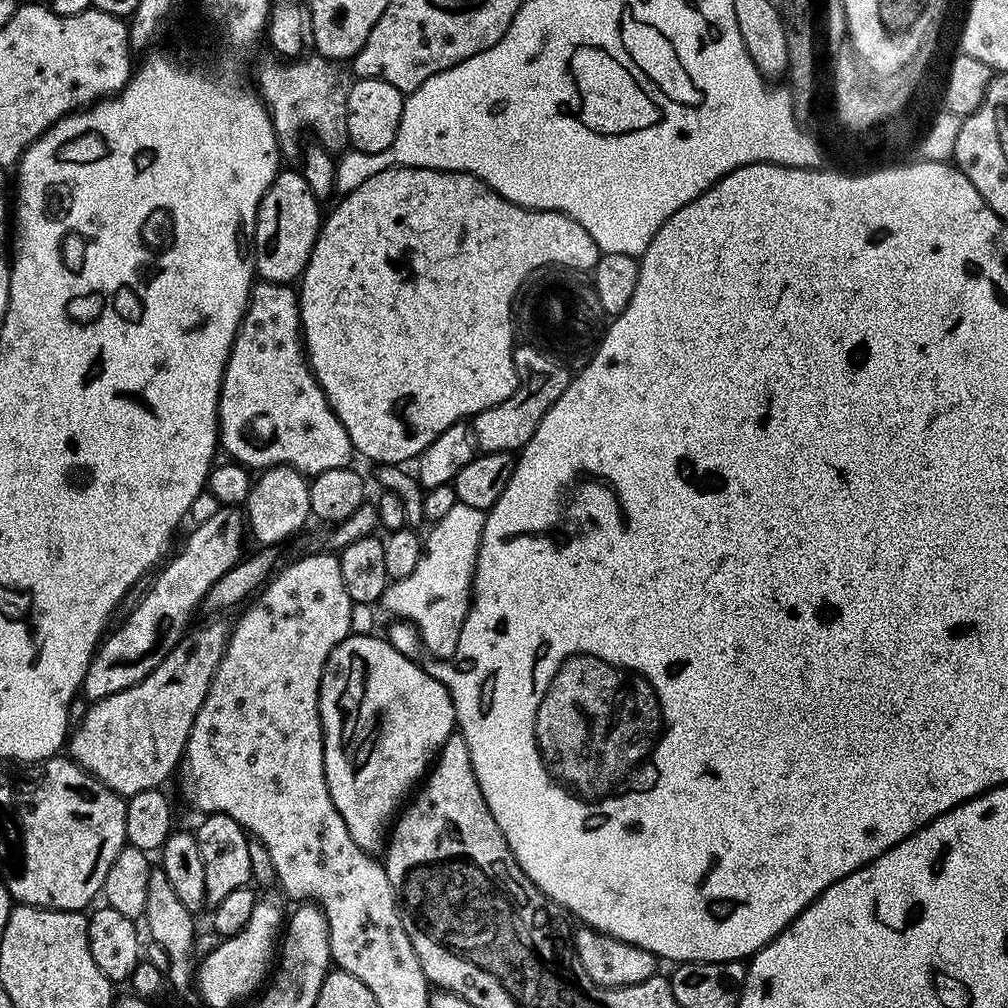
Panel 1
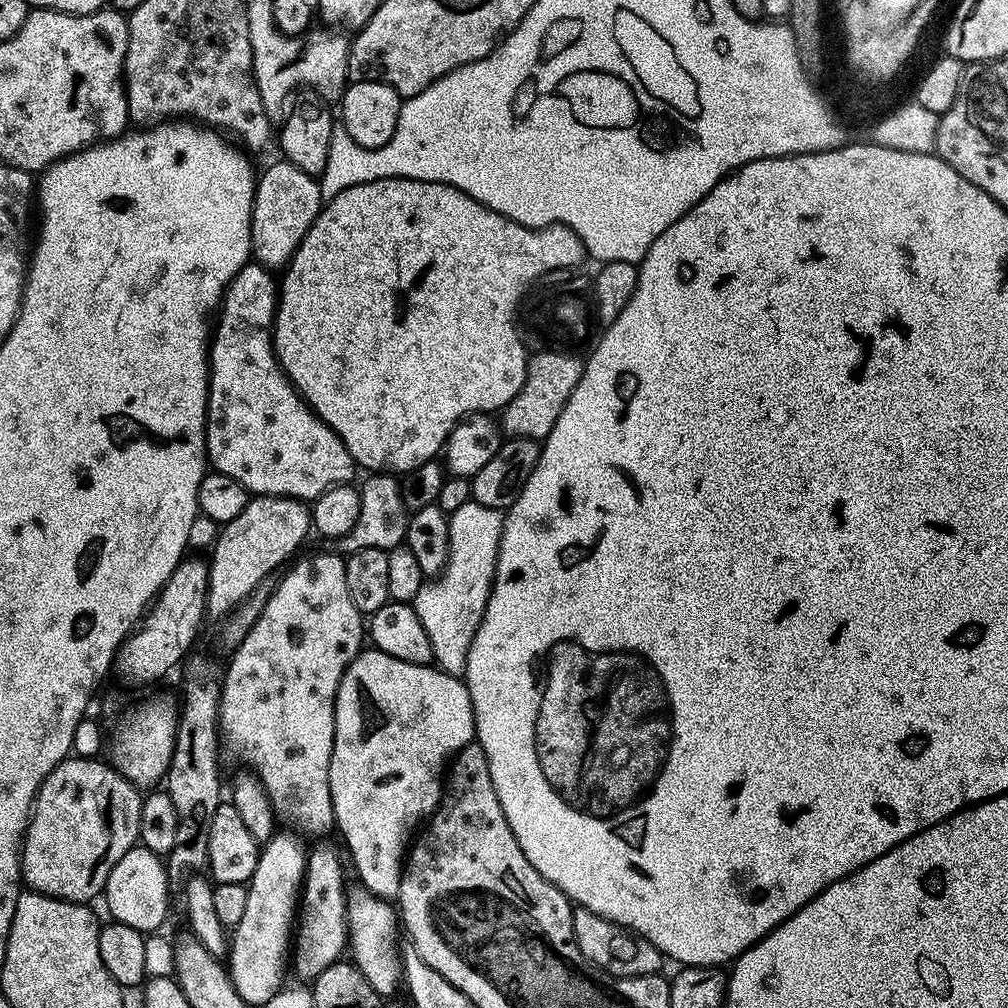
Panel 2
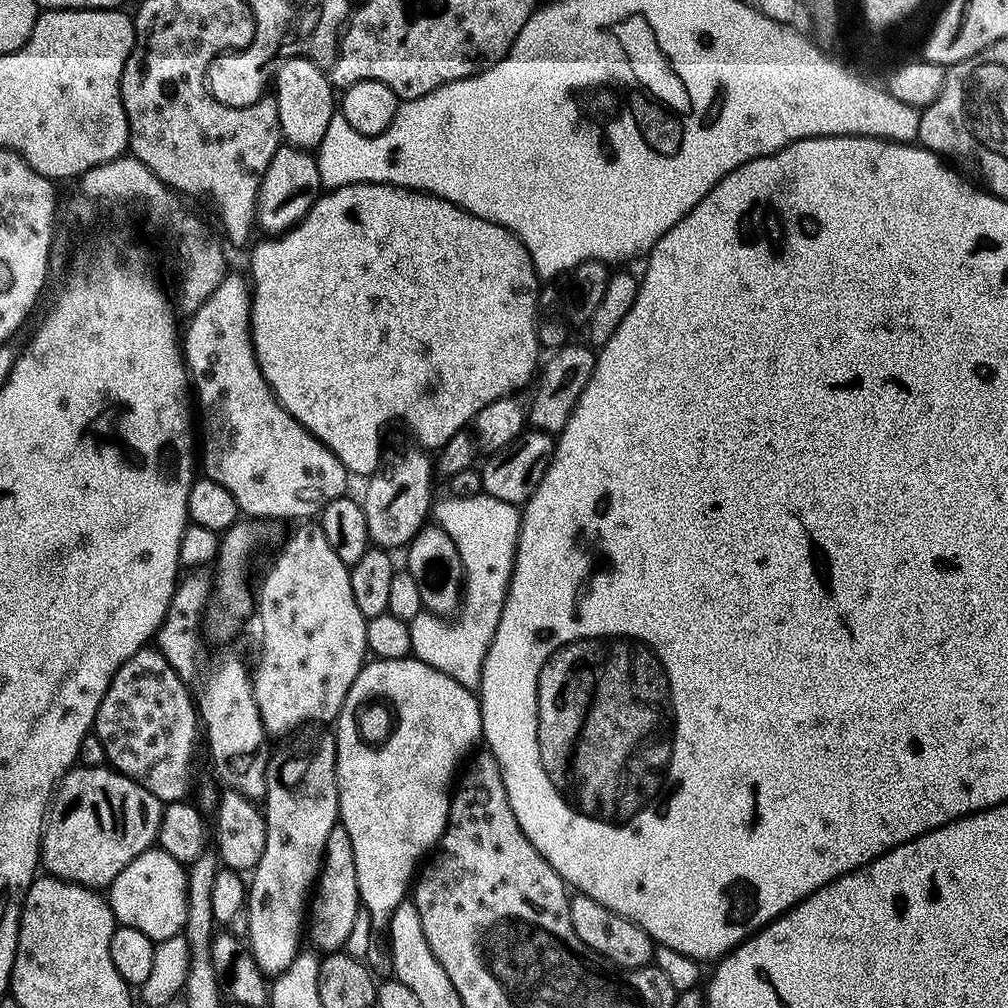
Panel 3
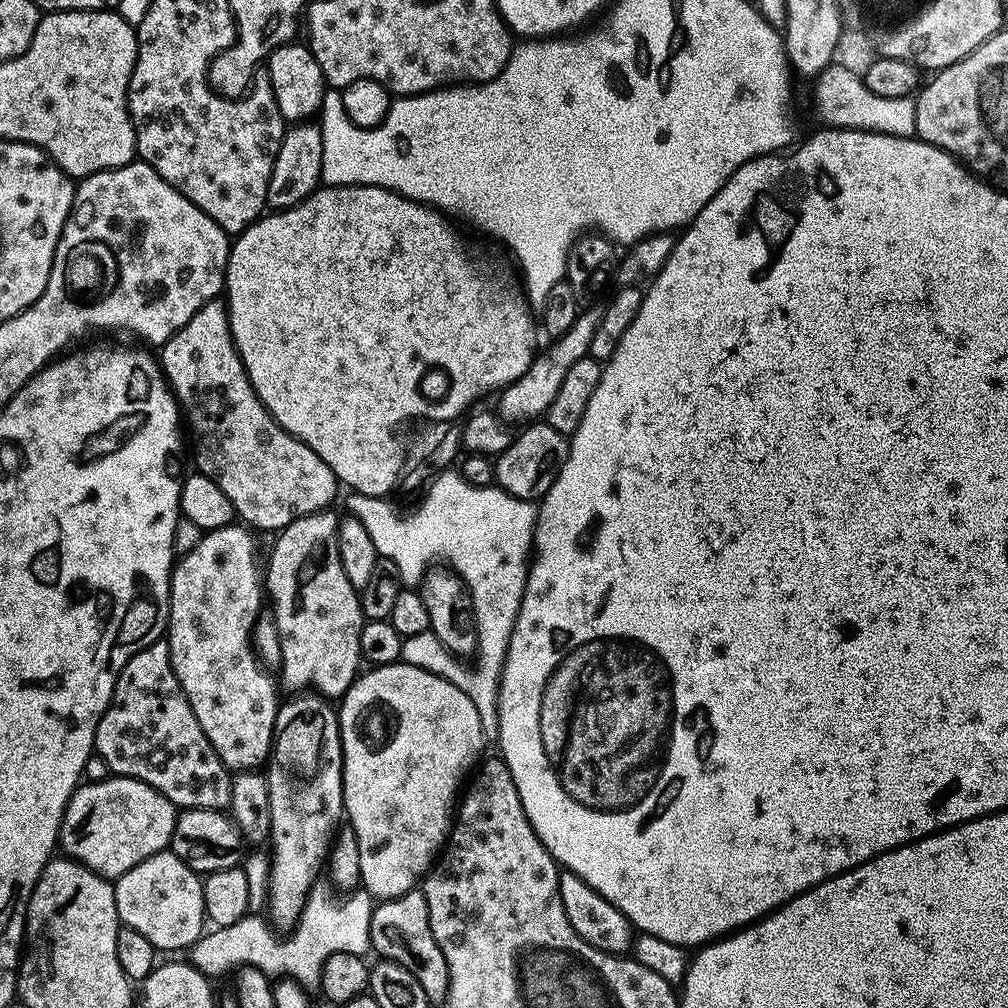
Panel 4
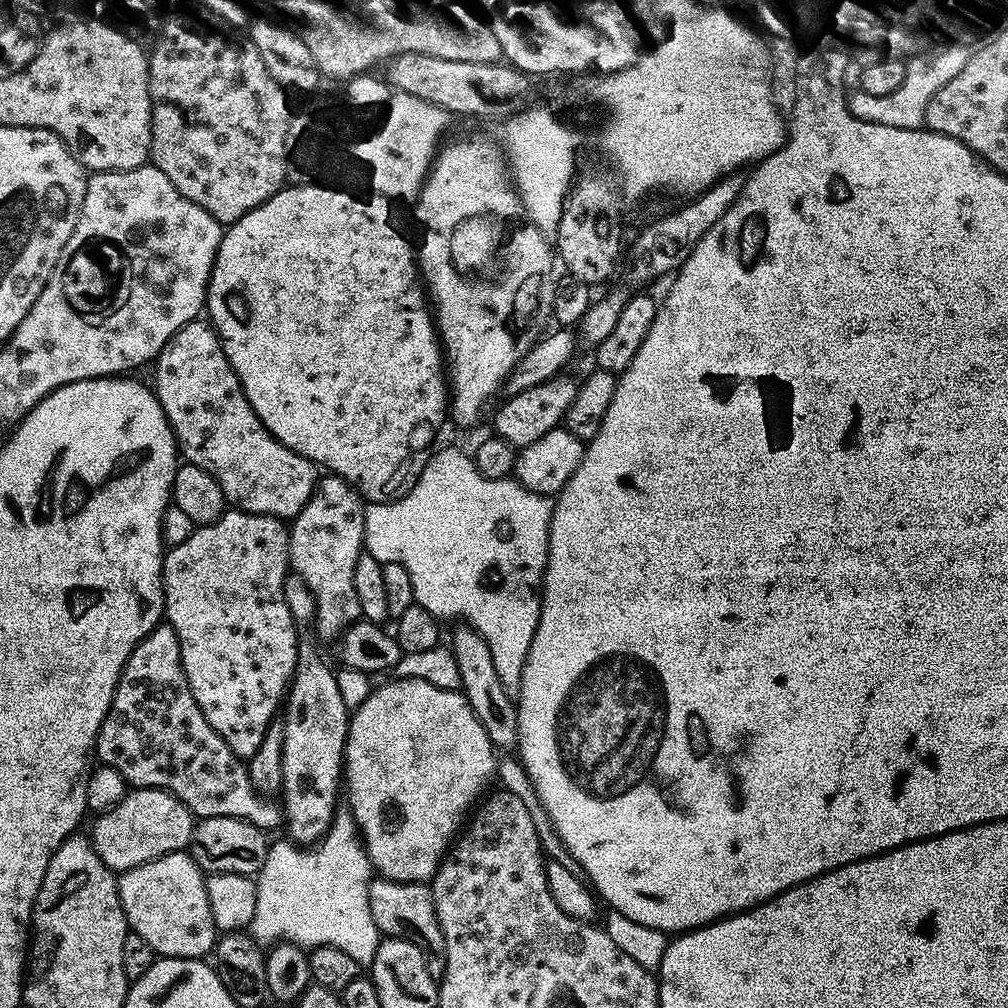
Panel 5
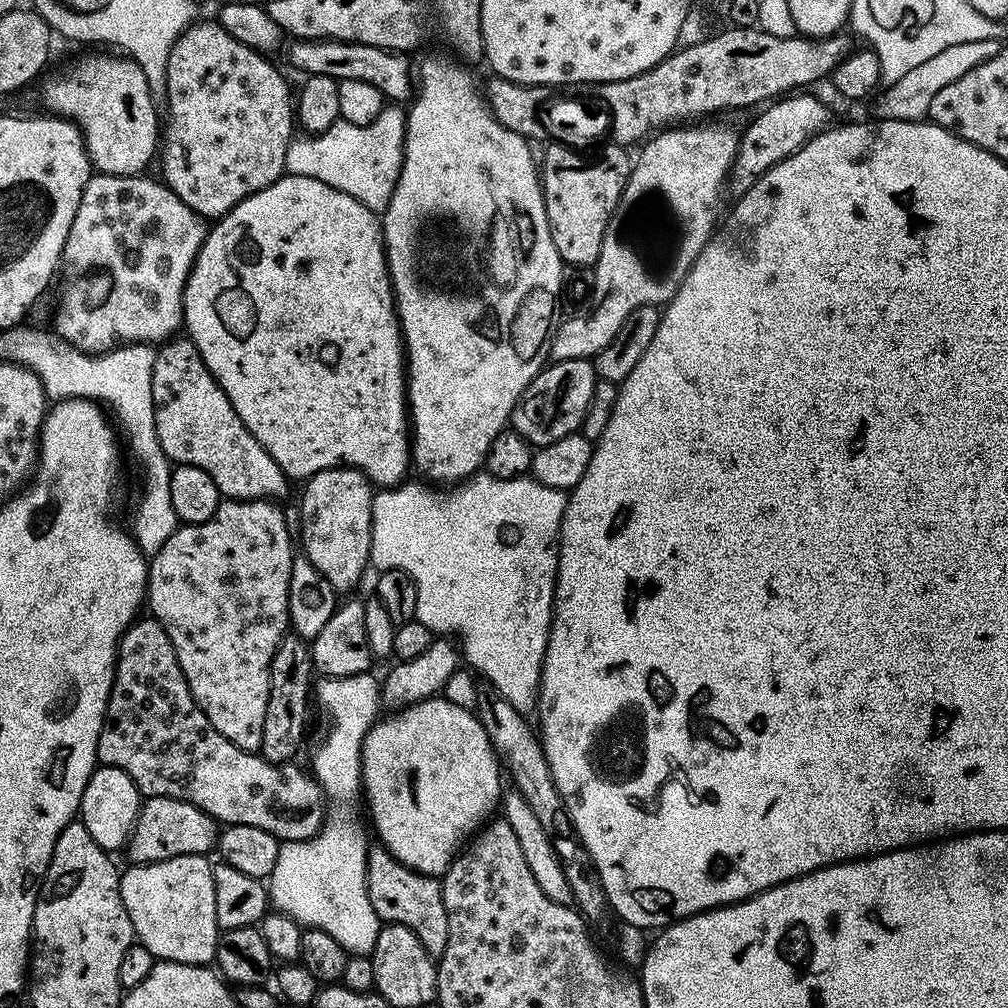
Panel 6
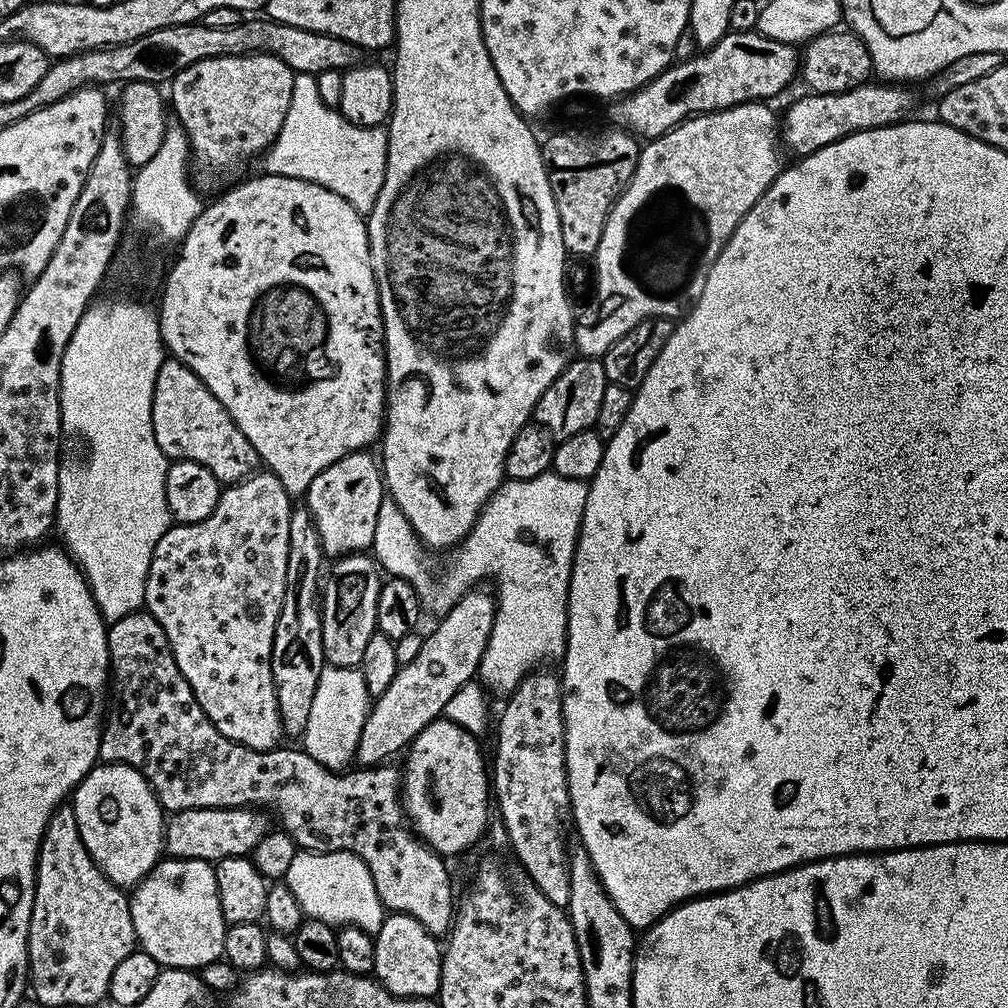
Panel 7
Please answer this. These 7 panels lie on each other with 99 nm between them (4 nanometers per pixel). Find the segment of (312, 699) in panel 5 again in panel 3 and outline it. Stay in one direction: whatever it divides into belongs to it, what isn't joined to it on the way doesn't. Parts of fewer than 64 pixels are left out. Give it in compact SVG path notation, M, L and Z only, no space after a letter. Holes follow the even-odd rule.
M301 725L298 733L295 733L294 735L291 735L288 739L285 739L279 746L278 750L276 749L271 753L271 756L269 757L269 762L268 762L268 768L267 768L267 794L264 799L264 803L262 806L262 811L264 813L264 819L267 822L267 836L266 836L266 849L263 850L262 852L262 859L260 862L258 862L258 866L253 869L248 885L248 899L246 901L246 917L248 916L248 936L246 935L246 940L249 945L249 948L252 951L252 957L255 959L256 965L259 966L260 969L264 972L266 976L277 976L280 975L281 973L285 972L286 969L288 969L293 962L296 960L296 957L299 955L300 952L300 932L302 936L302 931L304 928L304 921L302 922L302 914L306 912L306 907L308 904L308 897L309 894L311 893L312 887L315 885L315 880L317 876L319 875L320 871L320 864L323 860L324 857L324 850L325 850L325 844L326 844L326 839L327 835L330 834L330 830L333 829L333 826L338 823L339 821L339 809L340 809L340 799L338 798L338 792L337 792L337 774L336 774L336 740L335 740L335 733L333 731L330 731L327 727L321 726L321 725Z

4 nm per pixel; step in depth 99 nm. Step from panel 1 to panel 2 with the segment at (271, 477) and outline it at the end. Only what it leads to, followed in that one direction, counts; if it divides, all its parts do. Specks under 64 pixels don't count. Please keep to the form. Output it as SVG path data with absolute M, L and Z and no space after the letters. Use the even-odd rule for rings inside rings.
M252 496L242 514L219 529L216 543L210 549L207 615L224 618L231 614L252 593L254 586L262 582L262 578L271 575L276 570L274 568L303 546L308 532L312 531L312 514L305 501L295 500L293 496Z

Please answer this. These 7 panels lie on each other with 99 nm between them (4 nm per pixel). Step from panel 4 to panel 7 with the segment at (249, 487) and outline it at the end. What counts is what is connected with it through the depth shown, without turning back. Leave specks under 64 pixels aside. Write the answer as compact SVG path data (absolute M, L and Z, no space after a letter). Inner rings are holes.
M165 358L158 370L152 399L152 425L154 438L158 438L158 446L169 461L198 462L206 466L221 485L237 484L257 471L258 457L254 446L246 442L246 434L238 430L222 402L206 390L202 378L181 360Z

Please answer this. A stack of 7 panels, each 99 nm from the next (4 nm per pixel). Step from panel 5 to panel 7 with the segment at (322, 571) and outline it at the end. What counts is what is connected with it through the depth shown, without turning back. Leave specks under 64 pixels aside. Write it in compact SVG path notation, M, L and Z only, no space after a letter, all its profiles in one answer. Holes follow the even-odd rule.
M367 451L351 452L346 458L334 462L334 466L326 466L322 474L310 482L306 493L306 507L314 518L314 526L318 530L318 538L324 547L325 557L339 558L353 554L364 554L371 549L374 542L374 526L378 526L378 510L386 503L386 485L381 465Z

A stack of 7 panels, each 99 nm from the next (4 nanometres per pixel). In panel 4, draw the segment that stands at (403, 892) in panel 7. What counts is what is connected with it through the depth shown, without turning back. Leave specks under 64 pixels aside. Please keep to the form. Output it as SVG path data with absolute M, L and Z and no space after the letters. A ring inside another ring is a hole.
M167 639L138 650L122 666L108 709L96 727L94 752L104 759L103 767L109 773L146 782L177 809L228 808L233 773L218 758L210 738L202 734L194 710L190 710L172 669ZM413 890L398 898L379 901L372 909L370 938L371 951L377 952L377 957L406 966L406 970L418 978L418 986L422 986L429 1005L443 1005L447 1001L450 970L438 942L434 942L434 934L430 930L430 910L423 891Z

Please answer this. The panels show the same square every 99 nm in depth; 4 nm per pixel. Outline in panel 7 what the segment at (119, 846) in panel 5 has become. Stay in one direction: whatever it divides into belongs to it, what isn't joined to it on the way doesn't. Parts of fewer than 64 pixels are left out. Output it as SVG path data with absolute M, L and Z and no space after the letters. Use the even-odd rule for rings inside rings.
M199 808L177 812L167 821L164 846L169 857L182 860L215 862L231 856L248 856L255 853L262 838L268 835L267 819L263 811L255 808Z

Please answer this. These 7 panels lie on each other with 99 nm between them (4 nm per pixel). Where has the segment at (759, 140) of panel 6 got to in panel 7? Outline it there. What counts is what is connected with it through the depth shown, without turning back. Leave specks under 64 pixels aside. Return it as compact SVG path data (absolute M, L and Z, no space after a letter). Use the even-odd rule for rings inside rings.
M869 82L838 94L803 94L785 110L784 116L782 112L779 139L787 151L789 148L801 157L814 154L855 132L899 124L912 108L912 96L904 88L907 87L896 82Z

